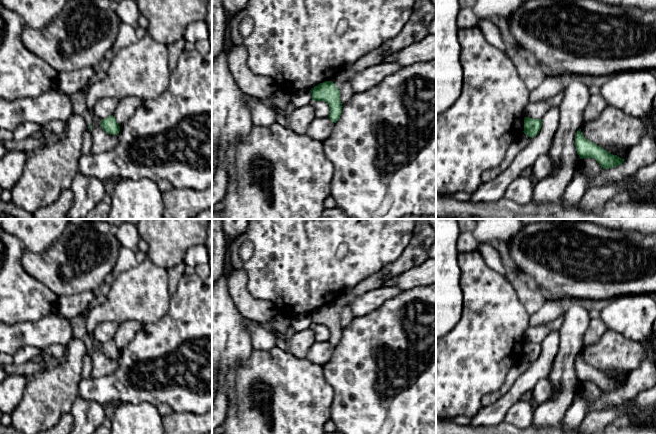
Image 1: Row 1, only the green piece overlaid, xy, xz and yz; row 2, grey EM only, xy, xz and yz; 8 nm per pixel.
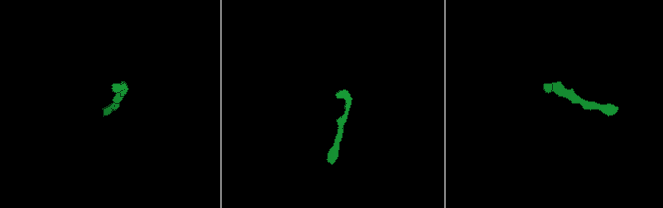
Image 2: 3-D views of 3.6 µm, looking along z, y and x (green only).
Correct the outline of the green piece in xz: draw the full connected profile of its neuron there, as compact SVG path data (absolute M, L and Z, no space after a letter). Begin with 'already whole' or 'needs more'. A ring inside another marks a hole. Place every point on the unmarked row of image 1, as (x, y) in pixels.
needs more; M417 219L413 236L402 255L377 273L364 279L352 288L348 294L342 294L333 305L325 305L310 314L313 325L325 325L330 331L329 343L336 347L342 337L340 311L345 306L351 306L357 296L367 291L379 289L392 283L407 270L424 263L428 258L430 247L436 242L436 231L428 219Z

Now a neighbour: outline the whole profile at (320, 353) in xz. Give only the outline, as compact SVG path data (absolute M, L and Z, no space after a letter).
M315 341L307 350L306 358L318 365L324 366L332 357L334 346L329 341Z

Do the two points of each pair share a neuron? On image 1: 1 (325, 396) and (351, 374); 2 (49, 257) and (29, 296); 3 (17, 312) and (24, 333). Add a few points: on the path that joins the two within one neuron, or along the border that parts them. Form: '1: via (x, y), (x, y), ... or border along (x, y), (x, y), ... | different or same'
1: border along (322, 368), (324, 379), (333, 391), (330, 412) | different
2: border along (21, 263), (29, 274), (56, 294) | different
3: border along (44, 317), (34, 321), (10, 324) | different

